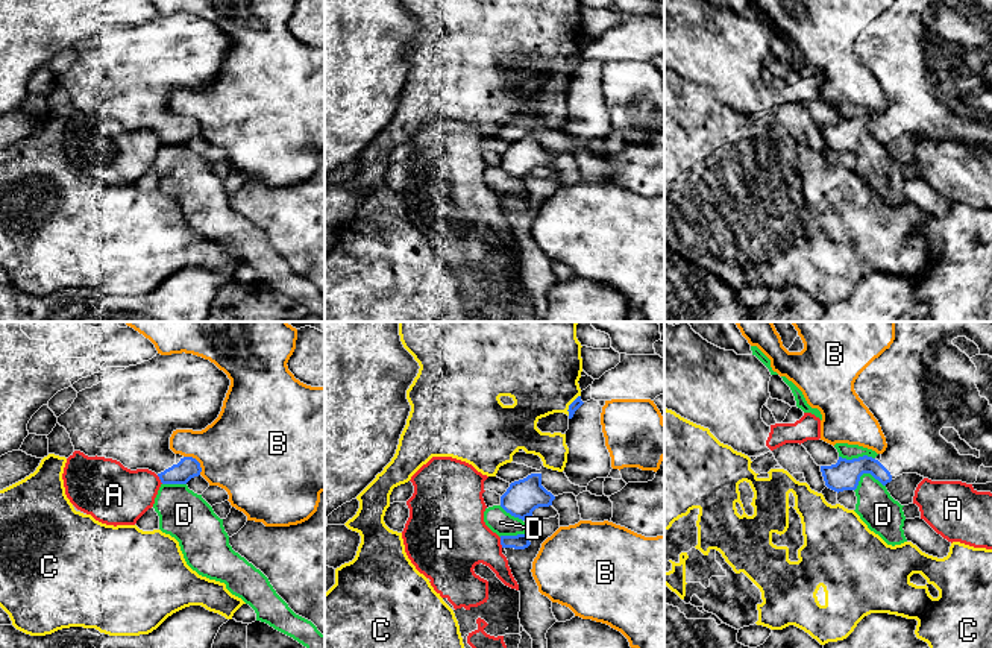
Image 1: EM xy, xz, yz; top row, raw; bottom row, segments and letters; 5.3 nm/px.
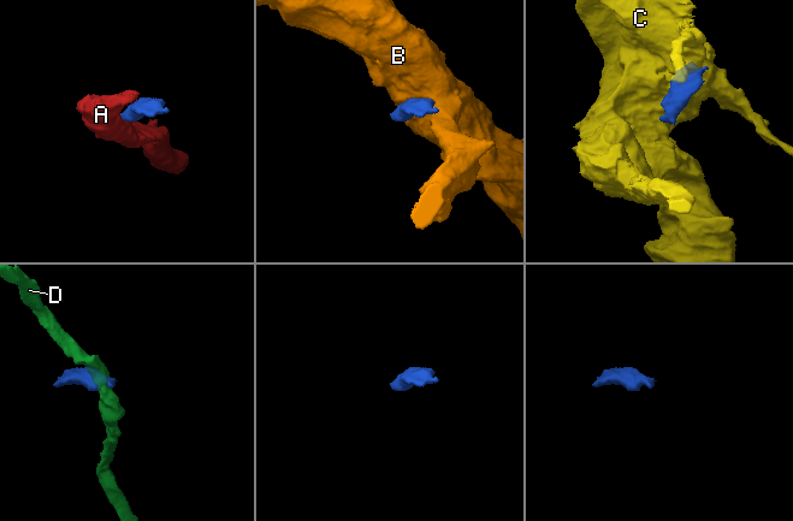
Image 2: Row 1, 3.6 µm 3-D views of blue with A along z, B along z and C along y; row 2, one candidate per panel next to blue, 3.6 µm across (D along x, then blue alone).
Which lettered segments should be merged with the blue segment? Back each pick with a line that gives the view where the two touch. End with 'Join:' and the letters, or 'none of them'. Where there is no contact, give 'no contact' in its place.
Join: none of them

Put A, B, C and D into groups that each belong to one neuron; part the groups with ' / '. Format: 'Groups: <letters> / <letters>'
Groups: A / B / C / D

